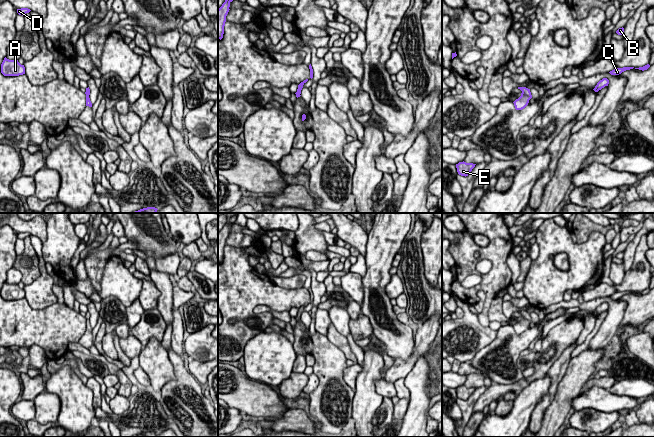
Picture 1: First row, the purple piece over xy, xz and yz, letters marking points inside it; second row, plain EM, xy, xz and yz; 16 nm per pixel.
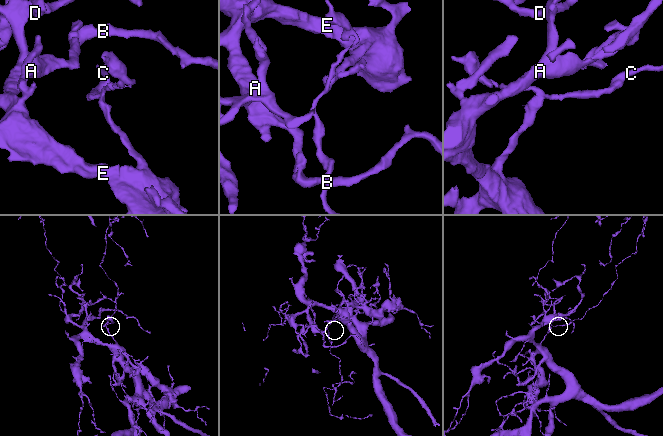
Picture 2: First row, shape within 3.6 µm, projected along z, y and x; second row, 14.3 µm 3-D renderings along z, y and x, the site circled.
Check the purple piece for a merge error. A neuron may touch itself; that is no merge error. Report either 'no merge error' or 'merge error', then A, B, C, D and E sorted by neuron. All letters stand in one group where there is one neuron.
merge error | A B D E / C

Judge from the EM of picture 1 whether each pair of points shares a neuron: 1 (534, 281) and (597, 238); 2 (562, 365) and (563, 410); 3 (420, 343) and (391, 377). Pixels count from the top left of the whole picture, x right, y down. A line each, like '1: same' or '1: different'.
1: same
2: different
3: same

